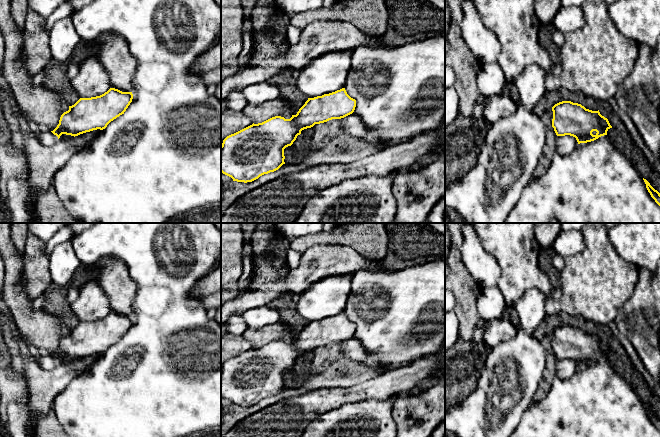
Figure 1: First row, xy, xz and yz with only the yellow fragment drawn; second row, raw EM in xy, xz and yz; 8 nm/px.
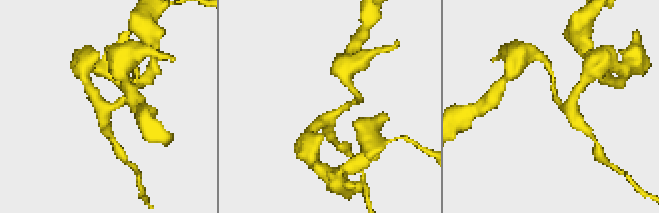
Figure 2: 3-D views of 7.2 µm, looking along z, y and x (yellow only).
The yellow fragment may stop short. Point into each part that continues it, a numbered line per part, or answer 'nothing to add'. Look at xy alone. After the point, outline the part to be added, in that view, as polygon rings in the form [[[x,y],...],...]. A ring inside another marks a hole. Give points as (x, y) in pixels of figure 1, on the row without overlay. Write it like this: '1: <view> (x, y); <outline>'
nothing to add

